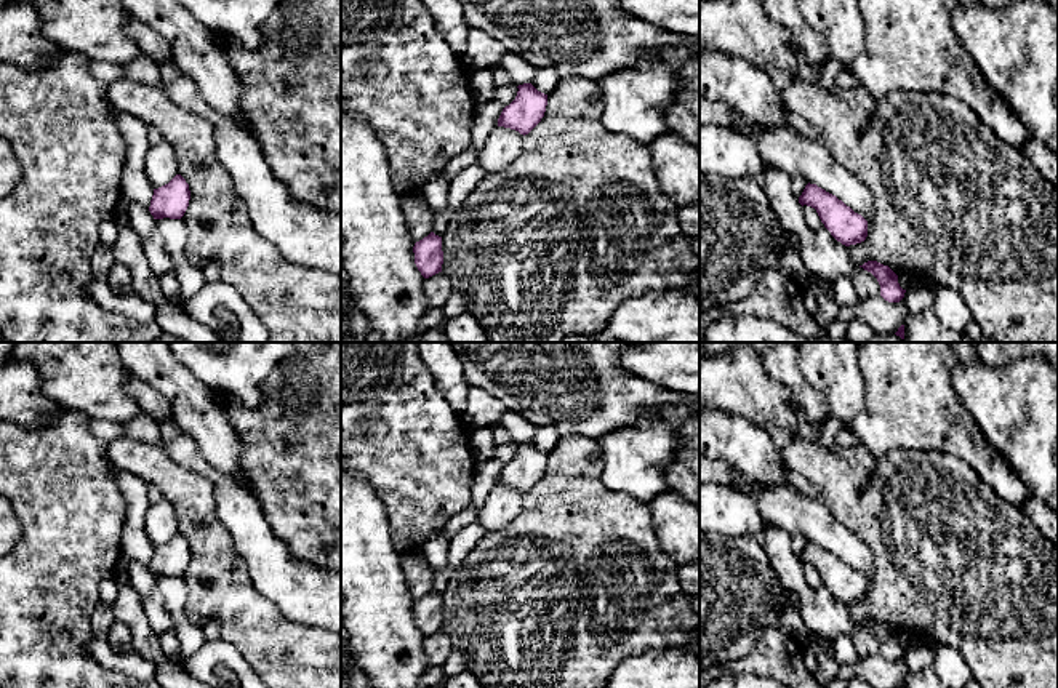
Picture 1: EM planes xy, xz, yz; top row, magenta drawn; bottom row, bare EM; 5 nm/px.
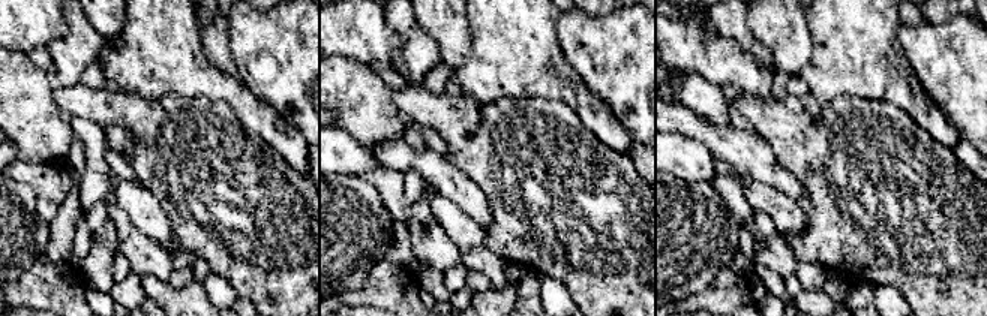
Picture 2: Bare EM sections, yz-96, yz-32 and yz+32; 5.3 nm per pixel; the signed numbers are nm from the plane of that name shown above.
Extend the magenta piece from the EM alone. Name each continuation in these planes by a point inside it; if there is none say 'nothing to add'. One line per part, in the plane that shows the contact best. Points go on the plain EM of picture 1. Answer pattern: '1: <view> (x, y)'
nothing to add

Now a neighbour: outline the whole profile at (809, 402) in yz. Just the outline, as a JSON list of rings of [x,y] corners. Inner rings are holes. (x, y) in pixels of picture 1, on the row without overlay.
[[[797,374],[791,389],[791,405],[808,424],[818,424],[823,421],[824,416],[828,416],[824,395],[808,386],[802,374]]]

